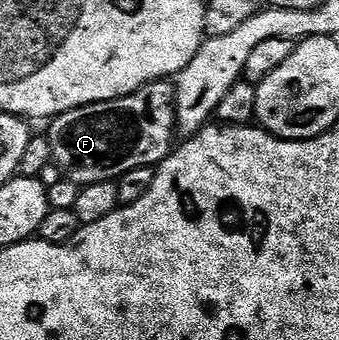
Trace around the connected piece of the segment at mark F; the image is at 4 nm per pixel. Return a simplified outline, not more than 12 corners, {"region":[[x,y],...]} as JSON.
{"region":[[176,84],[56,116],[52,160],[79,187],[174,150]]}

